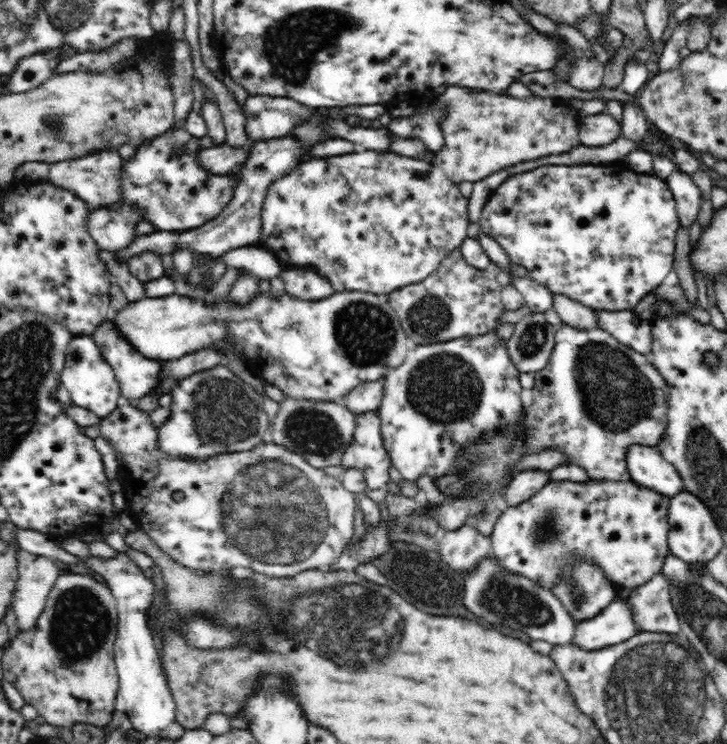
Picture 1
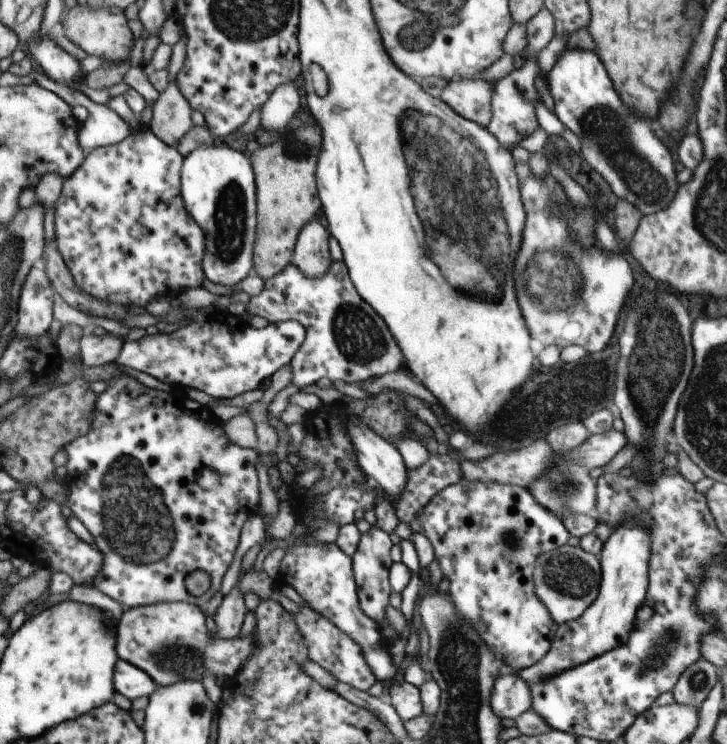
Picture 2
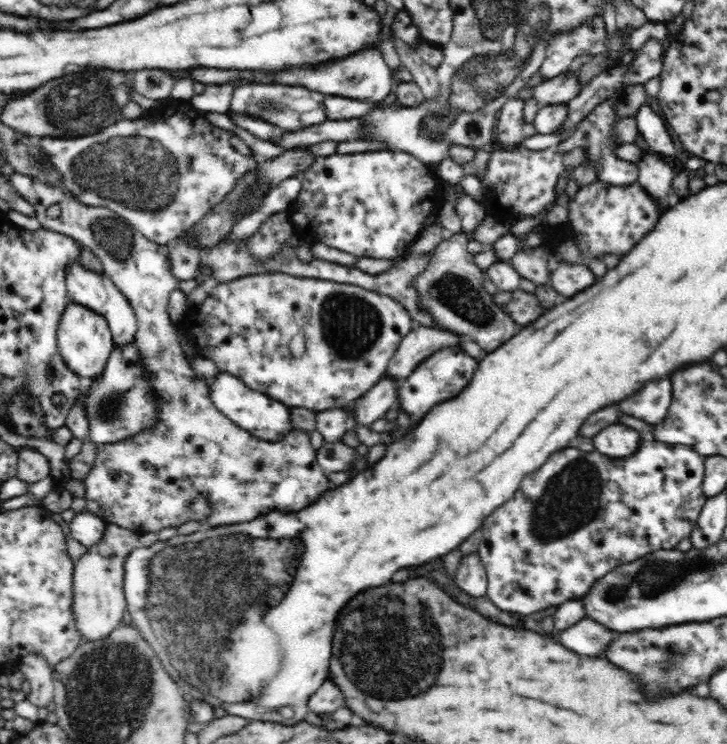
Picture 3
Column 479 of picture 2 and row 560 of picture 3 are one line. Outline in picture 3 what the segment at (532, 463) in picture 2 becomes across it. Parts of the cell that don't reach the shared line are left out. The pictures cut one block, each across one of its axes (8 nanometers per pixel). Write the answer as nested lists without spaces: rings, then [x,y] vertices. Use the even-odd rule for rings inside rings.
[[[477,552],[462,556],[454,576],[456,576],[456,584],[464,592],[472,596],[486,596],[487,572]]]

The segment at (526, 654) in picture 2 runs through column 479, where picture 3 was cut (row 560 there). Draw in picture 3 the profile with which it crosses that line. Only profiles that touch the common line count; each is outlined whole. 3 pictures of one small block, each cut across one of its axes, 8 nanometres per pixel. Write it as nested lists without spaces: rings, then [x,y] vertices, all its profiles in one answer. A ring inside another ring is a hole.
[[[656,439],[652,441],[642,440],[640,448],[636,454],[630,457],[614,458],[600,454],[597,451],[584,452],[576,445],[564,448],[562,451],[554,452],[542,466],[534,472],[525,475],[521,482],[520,492],[501,504],[489,517],[485,518],[481,526],[482,539],[479,543],[477,553],[485,566],[487,572],[487,592],[490,604],[498,606],[500,610],[506,612],[516,612],[516,614],[540,614],[549,606],[558,606],[563,602],[582,598],[590,587],[605,574],[608,574],[618,565],[628,564],[636,561],[637,558],[644,557],[658,549],[674,549],[680,540],[691,536],[697,518],[701,513],[704,503],[707,501],[702,482],[704,480],[704,470],[706,470],[705,457],[697,454],[690,446],[668,446],[664,442]]]

